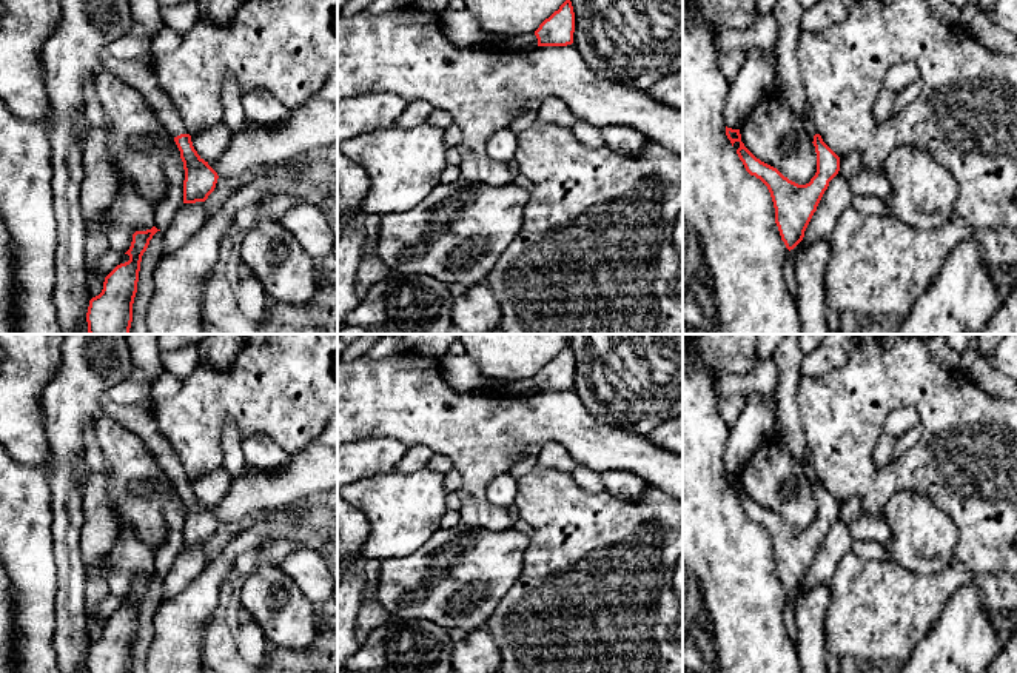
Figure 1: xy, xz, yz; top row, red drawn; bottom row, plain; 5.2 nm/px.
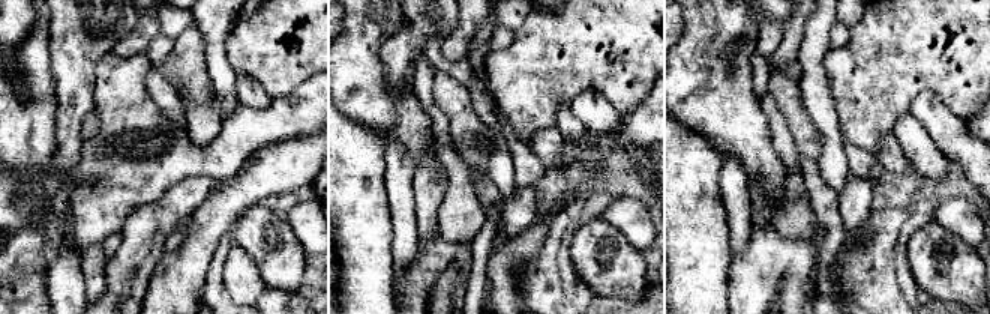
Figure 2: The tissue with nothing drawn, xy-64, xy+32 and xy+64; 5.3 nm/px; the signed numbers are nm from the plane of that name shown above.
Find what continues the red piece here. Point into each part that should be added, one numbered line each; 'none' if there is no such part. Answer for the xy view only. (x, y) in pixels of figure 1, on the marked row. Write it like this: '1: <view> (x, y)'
1: xy (139, 74)

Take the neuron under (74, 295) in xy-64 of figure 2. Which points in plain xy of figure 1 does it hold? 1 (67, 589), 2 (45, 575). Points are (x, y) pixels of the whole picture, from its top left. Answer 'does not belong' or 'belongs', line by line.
1: belongs
2: does not belong

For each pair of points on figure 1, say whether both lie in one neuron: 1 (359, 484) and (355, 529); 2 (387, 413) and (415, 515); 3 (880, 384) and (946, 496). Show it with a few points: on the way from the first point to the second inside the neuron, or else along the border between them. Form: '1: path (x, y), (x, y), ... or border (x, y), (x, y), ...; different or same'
1: border (353, 505), (369, 527), (364, 545); different
2: border (358, 439), (398, 438), (407, 447); different
3: path (914, 395), (943, 424), (943, 462); same

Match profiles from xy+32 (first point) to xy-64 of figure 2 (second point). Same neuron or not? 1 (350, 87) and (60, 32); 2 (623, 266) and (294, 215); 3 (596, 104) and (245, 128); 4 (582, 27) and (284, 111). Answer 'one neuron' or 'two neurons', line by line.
1: two neurons
2: two neurons
3: two neurons
4: two neurons

